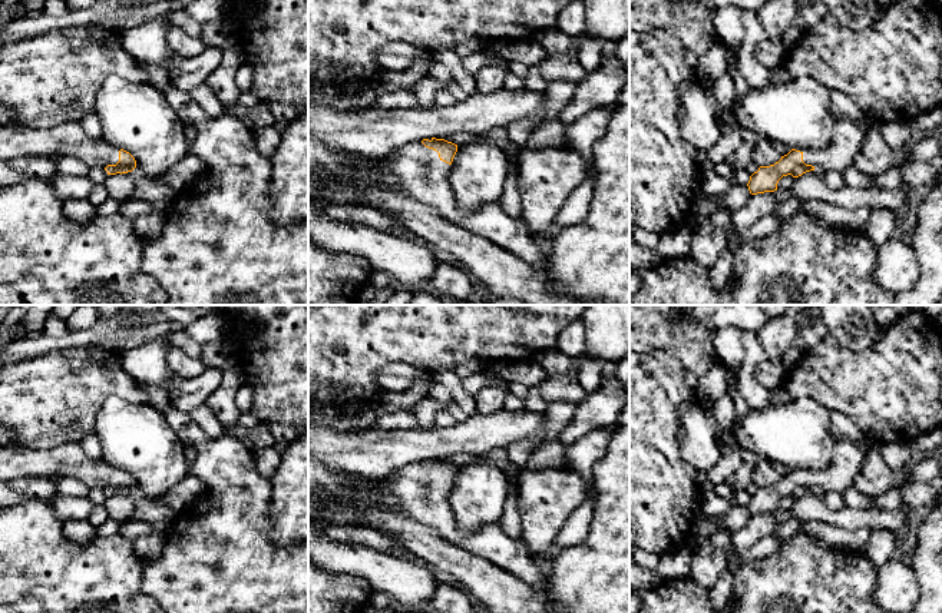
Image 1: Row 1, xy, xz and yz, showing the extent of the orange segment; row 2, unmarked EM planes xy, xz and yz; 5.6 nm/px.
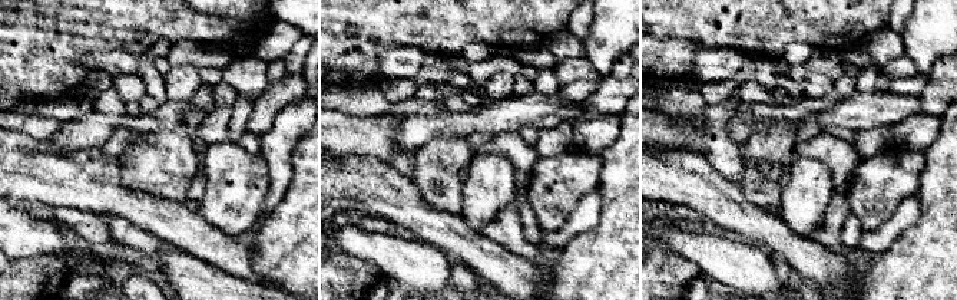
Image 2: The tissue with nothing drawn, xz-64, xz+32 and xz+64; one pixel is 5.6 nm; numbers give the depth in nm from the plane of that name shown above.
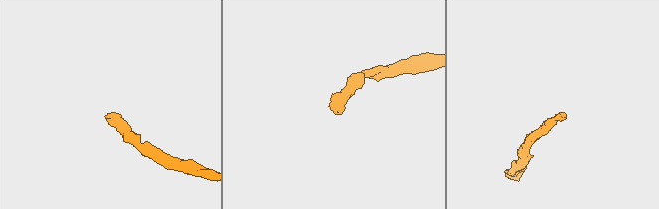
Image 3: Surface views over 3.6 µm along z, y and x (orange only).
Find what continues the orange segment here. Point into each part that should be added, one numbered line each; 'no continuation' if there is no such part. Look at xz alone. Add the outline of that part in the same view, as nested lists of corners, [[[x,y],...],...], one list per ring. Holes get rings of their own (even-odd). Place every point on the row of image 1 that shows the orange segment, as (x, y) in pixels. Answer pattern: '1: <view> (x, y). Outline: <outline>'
1: xz (422, 176). Outline: [[[417,140],[391,150],[384,158],[370,158],[370,163],[361,168],[361,175],[384,173],[393,178],[409,199],[437,209],[453,223],[486,238],[533,268],[546,271],[551,266],[549,254],[543,252],[548,243],[522,221],[506,213],[498,201],[467,213],[457,208],[447,179],[450,168],[436,150]]]

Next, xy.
1: xy (66, 139). Outline: [[[65,122],[47,129],[20,123],[0,127],[0,160],[20,156],[72,156],[89,168],[106,168],[119,162],[119,148],[102,137],[90,137],[80,122]]]

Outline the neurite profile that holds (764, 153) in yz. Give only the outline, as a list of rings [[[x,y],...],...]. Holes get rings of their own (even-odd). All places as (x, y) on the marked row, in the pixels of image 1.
[[[760,137],[753,149],[751,160],[758,166],[770,166],[781,159],[781,155],[766,137]]]

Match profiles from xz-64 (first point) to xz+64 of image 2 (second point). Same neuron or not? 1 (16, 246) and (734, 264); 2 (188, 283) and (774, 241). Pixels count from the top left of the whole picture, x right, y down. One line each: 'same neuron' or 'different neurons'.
1: same neuron
2: same neuron

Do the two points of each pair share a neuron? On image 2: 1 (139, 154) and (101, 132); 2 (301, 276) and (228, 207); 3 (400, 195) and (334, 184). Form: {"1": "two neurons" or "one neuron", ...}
{"1": "two neurons", "2": "two neurons", "3": "one neuron"}

